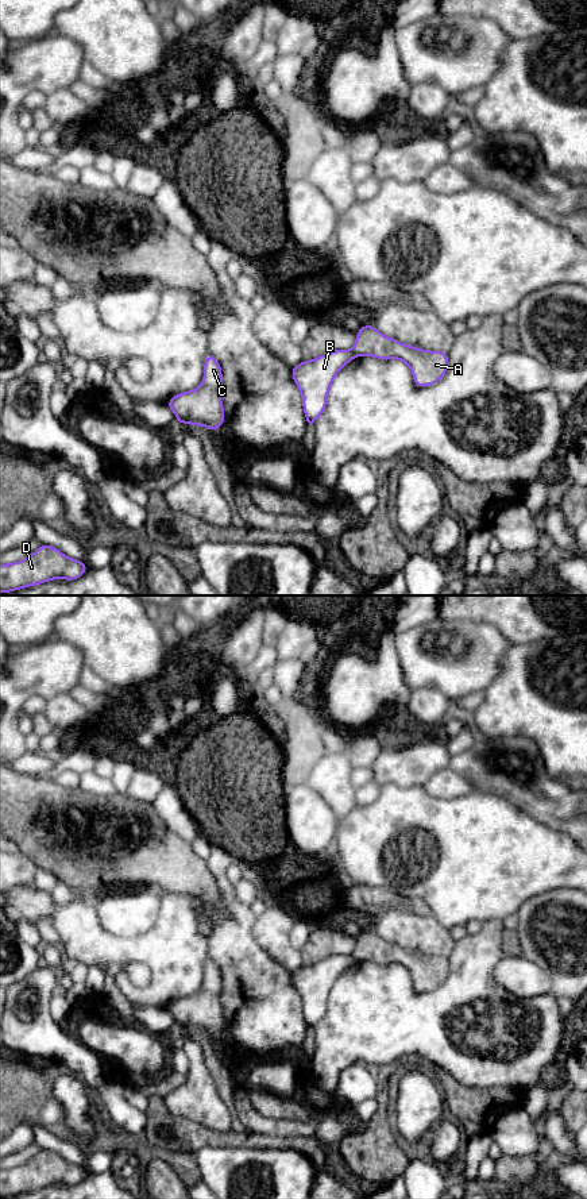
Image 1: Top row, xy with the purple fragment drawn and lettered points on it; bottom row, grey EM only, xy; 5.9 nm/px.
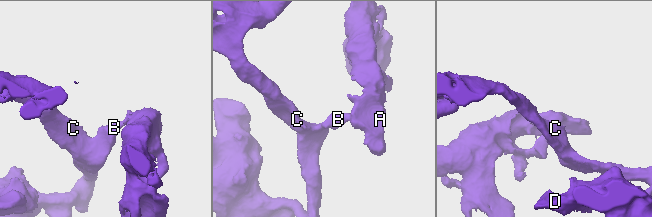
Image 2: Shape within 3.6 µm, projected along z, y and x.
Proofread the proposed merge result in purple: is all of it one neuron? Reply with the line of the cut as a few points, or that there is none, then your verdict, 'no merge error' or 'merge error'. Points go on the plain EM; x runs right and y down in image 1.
xy (350, 955), (356, 959) | merge error

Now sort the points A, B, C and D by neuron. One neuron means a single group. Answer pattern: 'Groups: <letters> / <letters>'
Groups: A / B C D

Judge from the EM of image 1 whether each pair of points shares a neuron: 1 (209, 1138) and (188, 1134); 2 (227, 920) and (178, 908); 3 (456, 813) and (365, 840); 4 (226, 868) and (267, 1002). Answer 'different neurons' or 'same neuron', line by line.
1: same neuron
2: different neurons
3: same neuron
4: same neuron

